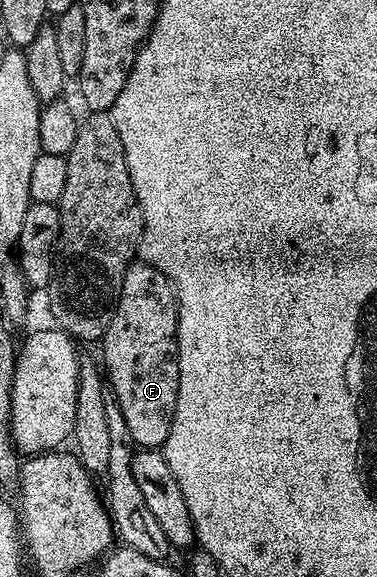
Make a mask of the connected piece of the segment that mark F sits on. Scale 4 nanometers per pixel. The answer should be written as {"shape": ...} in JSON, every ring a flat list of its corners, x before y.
{"shape":[[145,262,128,266,118,303,114,305,112,322,102,335,100,347,100,360,109,391,120,406,120,414,124,414,124,422,135,445,142,450,161,449,168,438,168,430,172,430,172,414,176,410,178,393,178,302,174,298,174,285,166,281,160,270]]}

